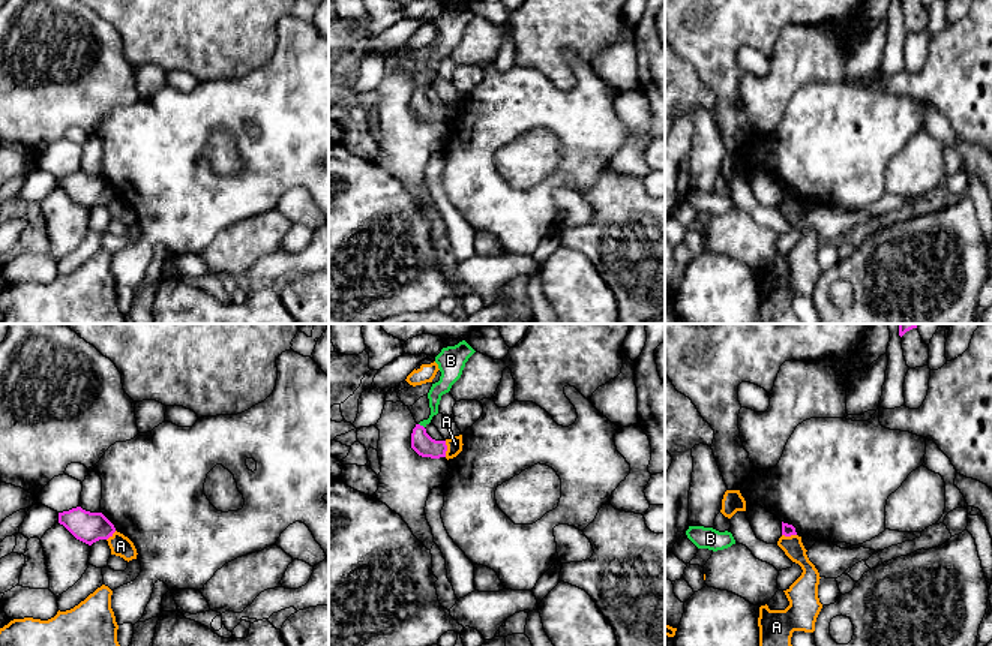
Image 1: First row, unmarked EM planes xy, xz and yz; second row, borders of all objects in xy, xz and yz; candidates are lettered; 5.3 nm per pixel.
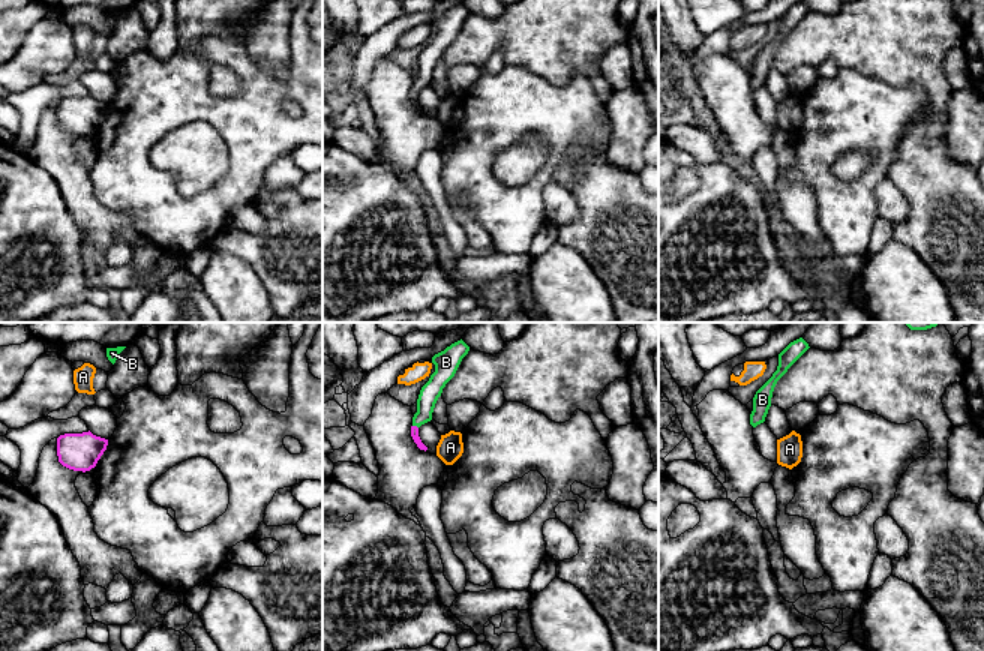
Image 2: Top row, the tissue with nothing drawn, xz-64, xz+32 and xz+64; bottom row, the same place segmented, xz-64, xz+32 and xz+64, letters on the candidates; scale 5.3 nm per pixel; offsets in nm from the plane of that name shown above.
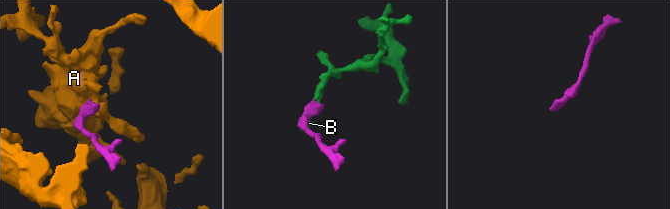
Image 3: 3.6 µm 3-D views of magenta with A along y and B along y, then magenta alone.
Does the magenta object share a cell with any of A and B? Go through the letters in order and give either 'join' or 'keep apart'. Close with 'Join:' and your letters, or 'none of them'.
A: keep apart
B: join
Join: B

